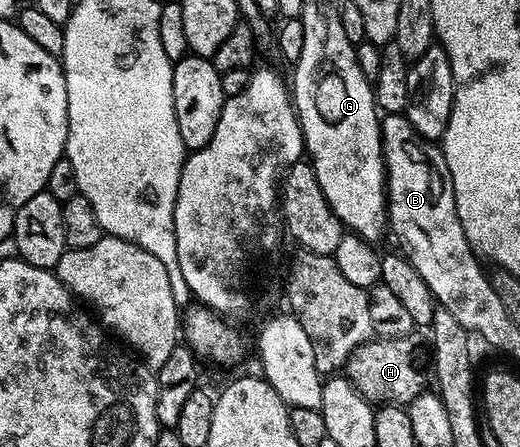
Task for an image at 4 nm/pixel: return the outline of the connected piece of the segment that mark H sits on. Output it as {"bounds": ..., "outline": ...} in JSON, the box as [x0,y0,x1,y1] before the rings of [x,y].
{"bounds":[346,335,428,406],"outline":[[[413,335],[372,338],[358,347],[346,361],[346,379],[352,381],[359,394],[375,406],[391,402],[408,406],[428,388],[426,376],[422,373],[422,352],[414,339]]]}

